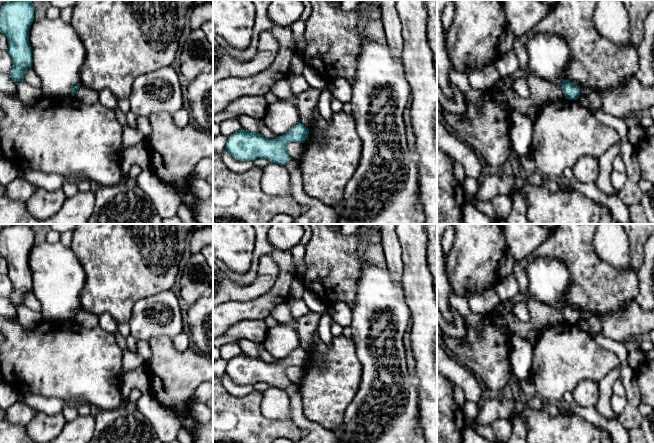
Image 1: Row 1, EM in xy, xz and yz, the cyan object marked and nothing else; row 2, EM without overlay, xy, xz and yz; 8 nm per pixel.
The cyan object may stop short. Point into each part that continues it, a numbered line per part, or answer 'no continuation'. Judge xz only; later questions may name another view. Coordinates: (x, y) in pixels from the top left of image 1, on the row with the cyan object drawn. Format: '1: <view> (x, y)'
no continuation

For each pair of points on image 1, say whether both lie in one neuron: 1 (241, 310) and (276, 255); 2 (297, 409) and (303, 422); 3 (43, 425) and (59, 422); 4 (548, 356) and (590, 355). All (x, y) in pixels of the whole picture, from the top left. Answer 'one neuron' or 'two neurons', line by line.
1: one neuron
2: one neuron
3: one neuron
4: one neuron

